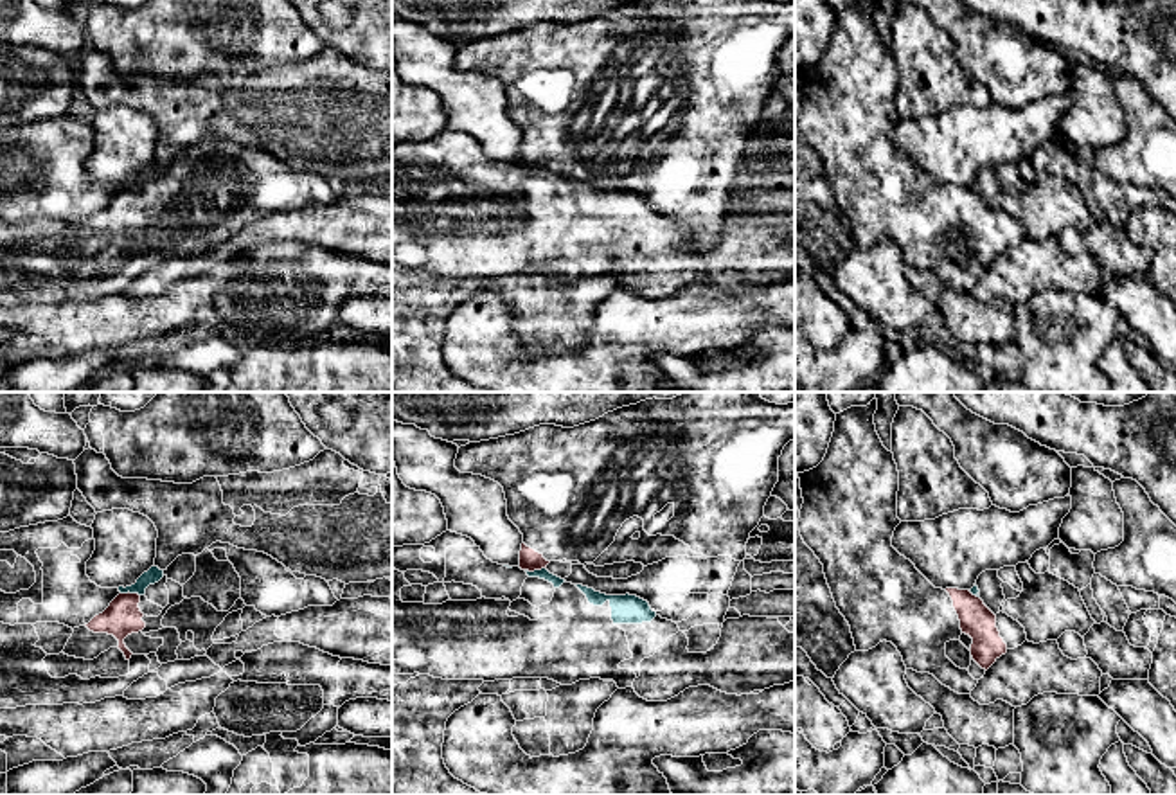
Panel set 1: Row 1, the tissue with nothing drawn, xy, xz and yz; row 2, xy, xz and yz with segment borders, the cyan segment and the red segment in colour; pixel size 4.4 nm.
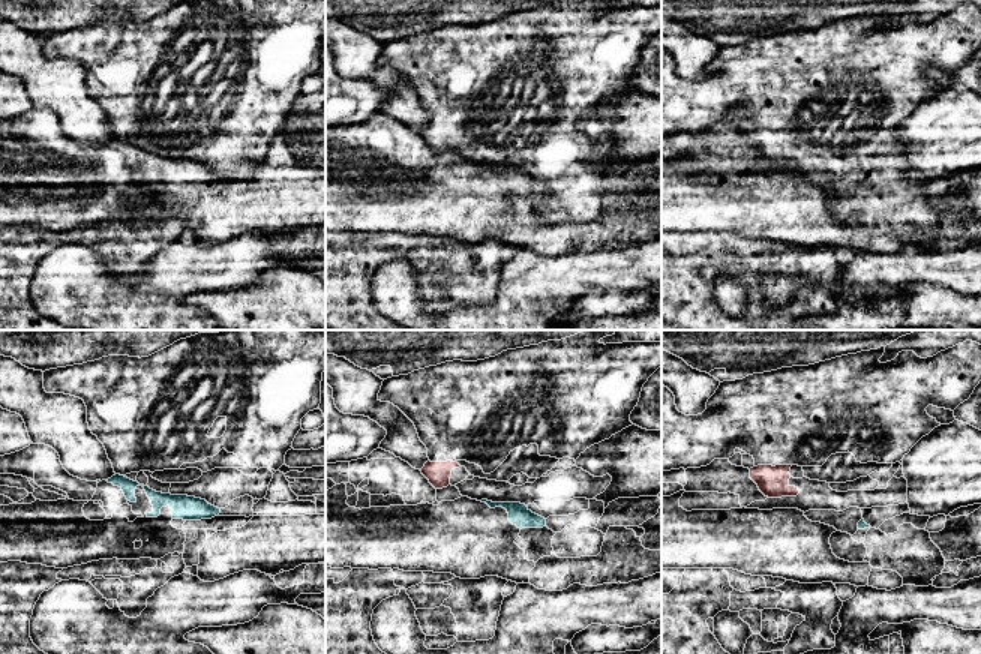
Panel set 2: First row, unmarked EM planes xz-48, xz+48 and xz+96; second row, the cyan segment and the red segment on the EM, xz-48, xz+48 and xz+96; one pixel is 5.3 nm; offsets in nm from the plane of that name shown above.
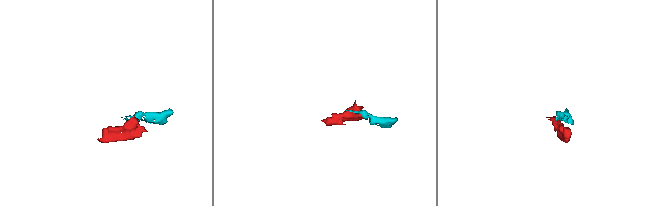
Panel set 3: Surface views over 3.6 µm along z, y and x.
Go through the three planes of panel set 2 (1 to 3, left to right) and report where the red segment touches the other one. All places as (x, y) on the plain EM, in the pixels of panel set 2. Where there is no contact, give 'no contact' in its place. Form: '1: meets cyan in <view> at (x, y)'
1: no contact
2: no contact
3: no contact

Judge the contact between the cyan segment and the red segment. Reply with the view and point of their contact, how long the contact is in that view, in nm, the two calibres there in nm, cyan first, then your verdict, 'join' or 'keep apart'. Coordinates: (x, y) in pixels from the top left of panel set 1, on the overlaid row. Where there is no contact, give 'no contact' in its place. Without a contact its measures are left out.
xz (534, 571) | 100 nm | 50/100 nm | keep apart

